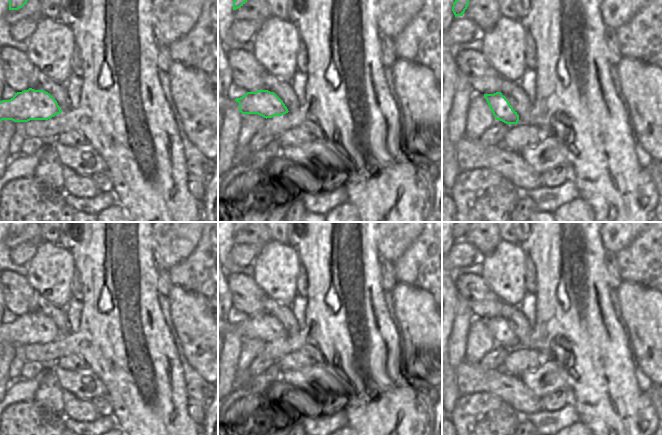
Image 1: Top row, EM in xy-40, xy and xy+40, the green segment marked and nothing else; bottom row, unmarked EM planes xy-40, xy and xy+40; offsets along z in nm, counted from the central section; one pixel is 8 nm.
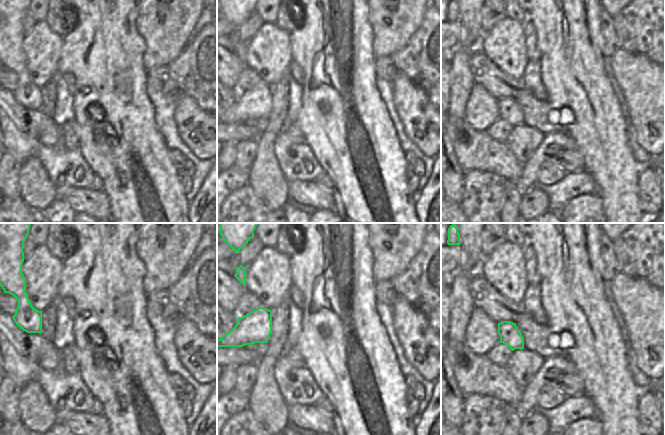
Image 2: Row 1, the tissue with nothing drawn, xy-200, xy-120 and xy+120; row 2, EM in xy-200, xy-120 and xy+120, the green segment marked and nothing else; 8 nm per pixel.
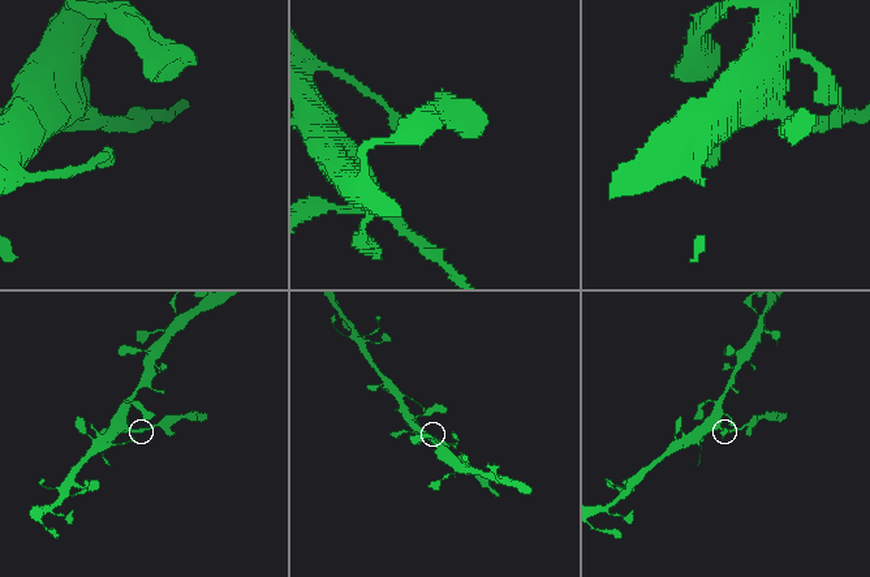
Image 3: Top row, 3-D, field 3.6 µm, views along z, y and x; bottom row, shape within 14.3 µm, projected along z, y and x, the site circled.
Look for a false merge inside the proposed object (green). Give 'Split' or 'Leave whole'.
Split.

